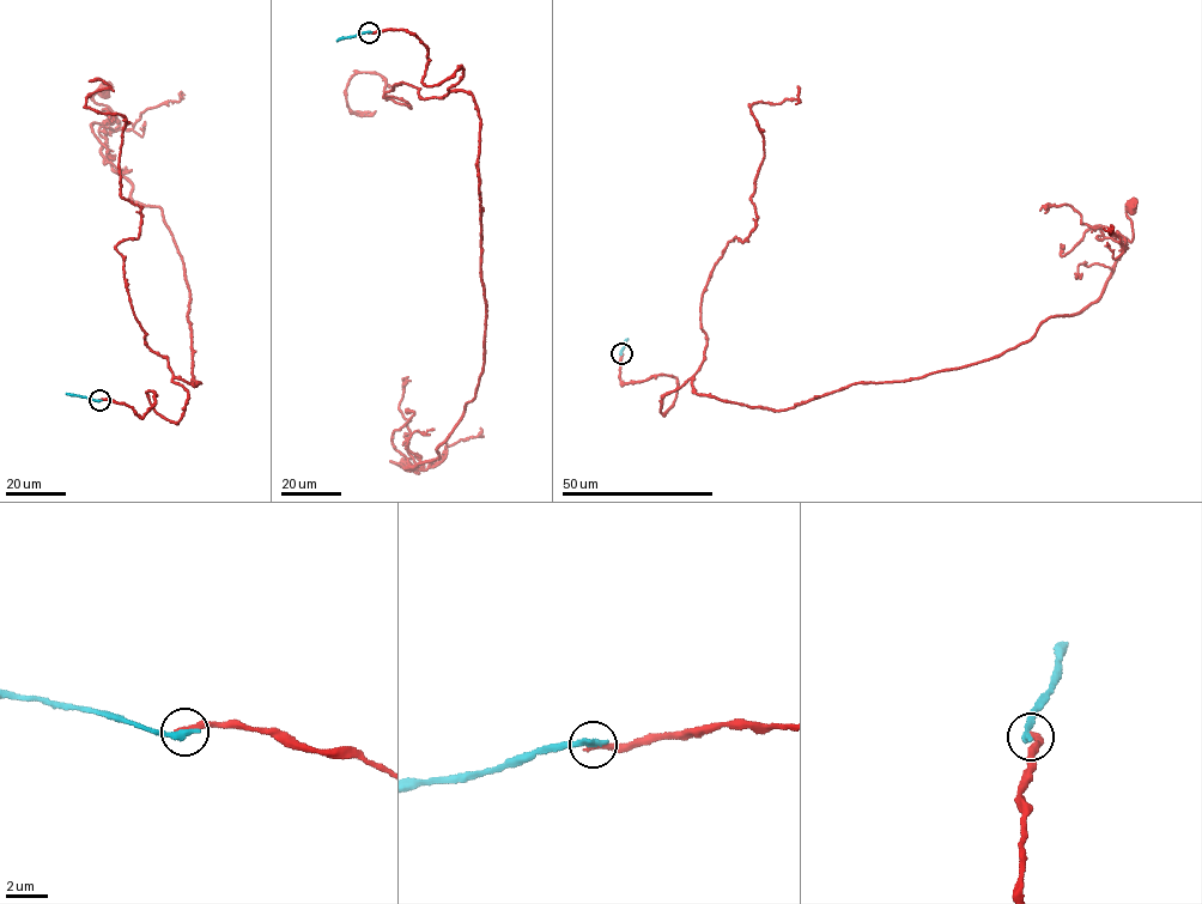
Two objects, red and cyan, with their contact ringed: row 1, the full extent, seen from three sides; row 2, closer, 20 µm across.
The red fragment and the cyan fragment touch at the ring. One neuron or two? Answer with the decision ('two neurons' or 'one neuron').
two neurons

